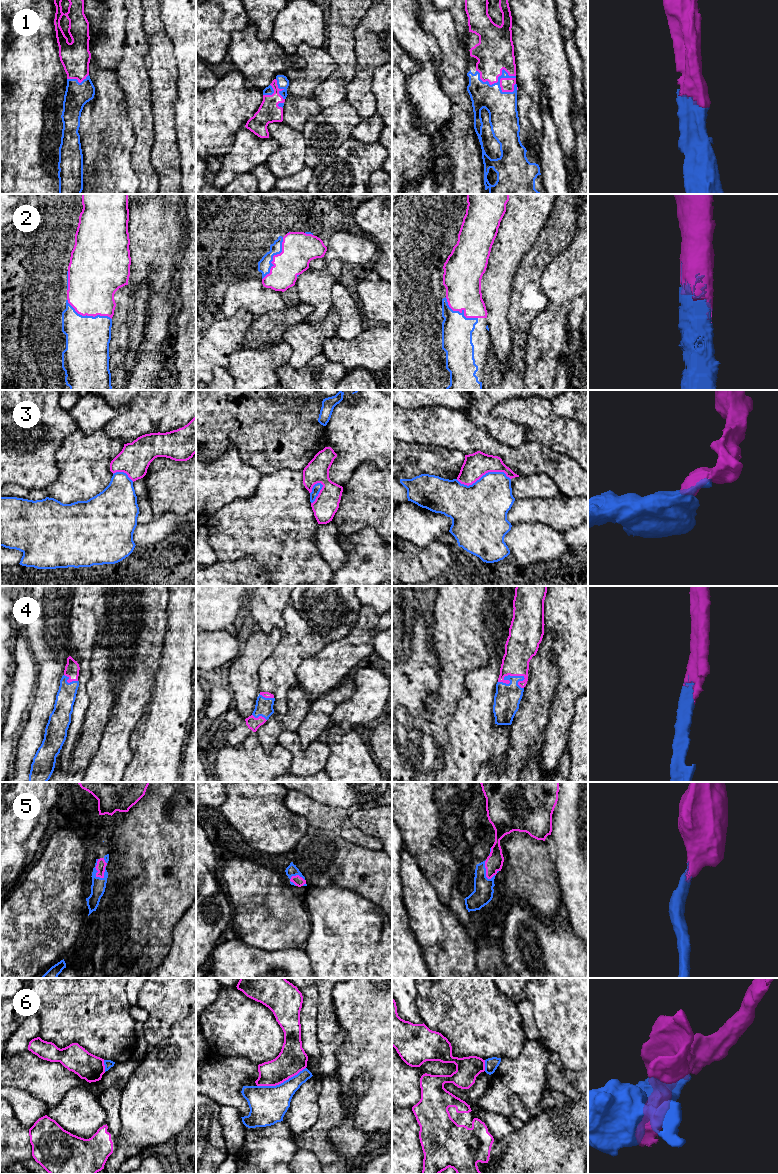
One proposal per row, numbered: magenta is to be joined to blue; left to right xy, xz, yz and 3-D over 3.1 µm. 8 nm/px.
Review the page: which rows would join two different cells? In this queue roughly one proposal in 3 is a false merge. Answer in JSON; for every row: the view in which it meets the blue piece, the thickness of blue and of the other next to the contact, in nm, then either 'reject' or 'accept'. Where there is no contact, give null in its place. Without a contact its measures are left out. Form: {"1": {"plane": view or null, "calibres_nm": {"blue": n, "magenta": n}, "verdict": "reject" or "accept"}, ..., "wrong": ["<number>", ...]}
{"1": {"plane": "yz", "calibres_nm": {"blue": 240, "magenta": 300}, "verdict": "accept"}, "2": {"plane": "xz", "calibres_nm": {"blue": 110, "magenta": 280}, "verdict": "accept"}, "3": {"plane": "yz", "calibres_nm": {"blue": 400, "magenta": 200}, "verdict": "reject"}, "4": {"plane": "yz", "calibres_nm": {"blue": 220, "magenta": 240}, "verdict": "accept"}, "5": {"plane": "xy", "calibres_nm": {"blue": 120, "magenta": 80}, "verdict": "accept"}, "6": {"plane": "xz", "calibres_nm": {"blue": 300, "magenta": 240}, "verdict": "reject"}, "wrong": ["3", "6"]}

